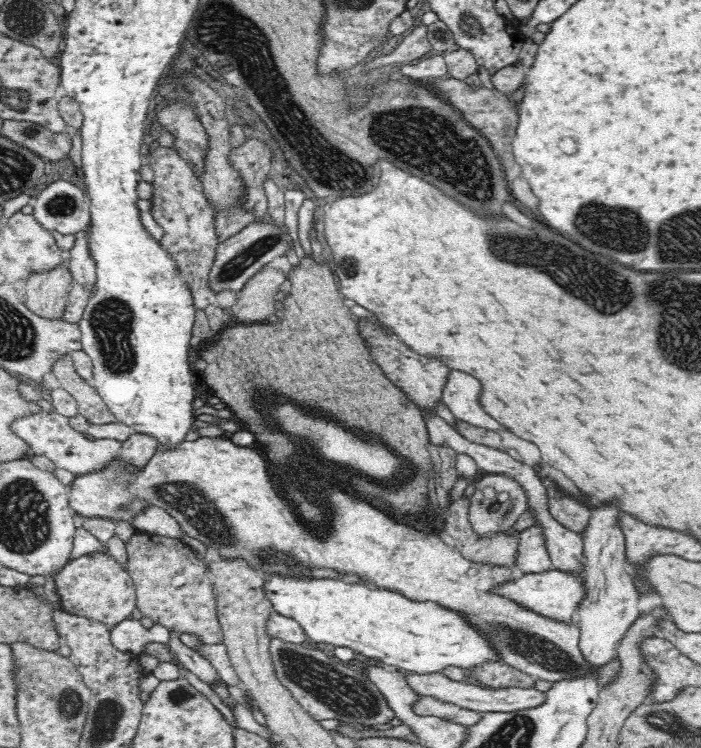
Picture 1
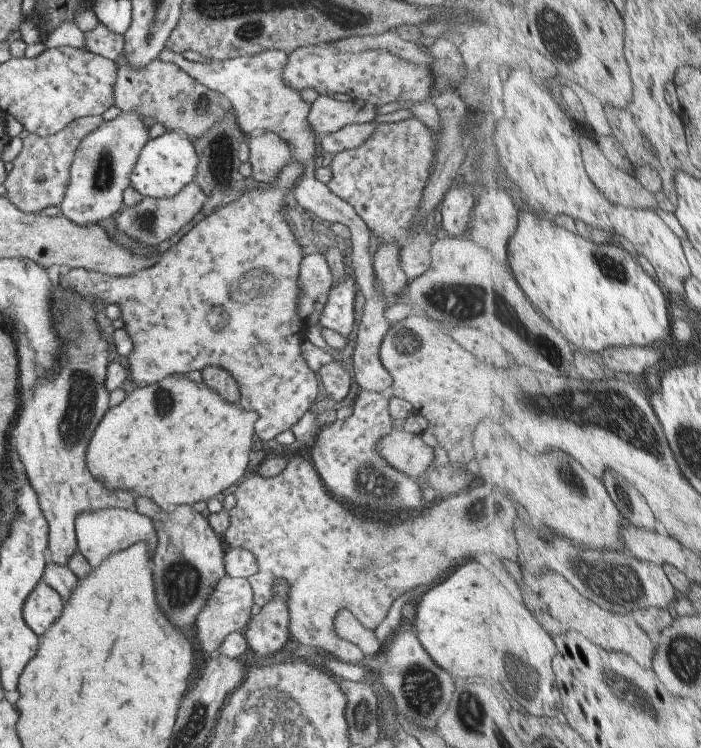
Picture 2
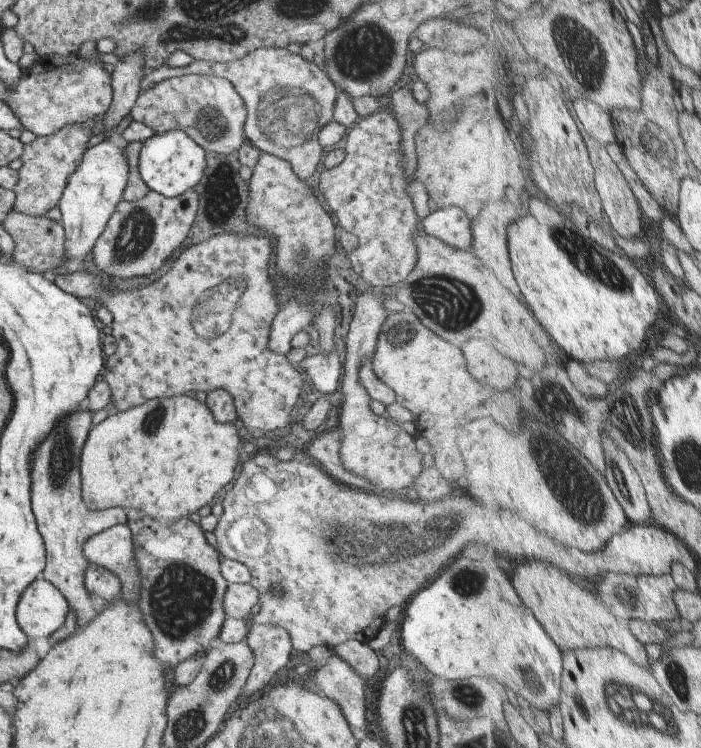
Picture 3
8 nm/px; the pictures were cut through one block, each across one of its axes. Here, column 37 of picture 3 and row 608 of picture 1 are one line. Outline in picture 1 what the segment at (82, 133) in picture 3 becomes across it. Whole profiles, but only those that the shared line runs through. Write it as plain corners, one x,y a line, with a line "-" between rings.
134,531
129,541
124,542
128,554
127,572
135,586
136,602
142,616
156,624
162,624
169,631
193,633
204,644
218,644
222,641
223,631
217,617
217,601
213,582
206,565
198,559
192,549
180,539
161,537
144,531

